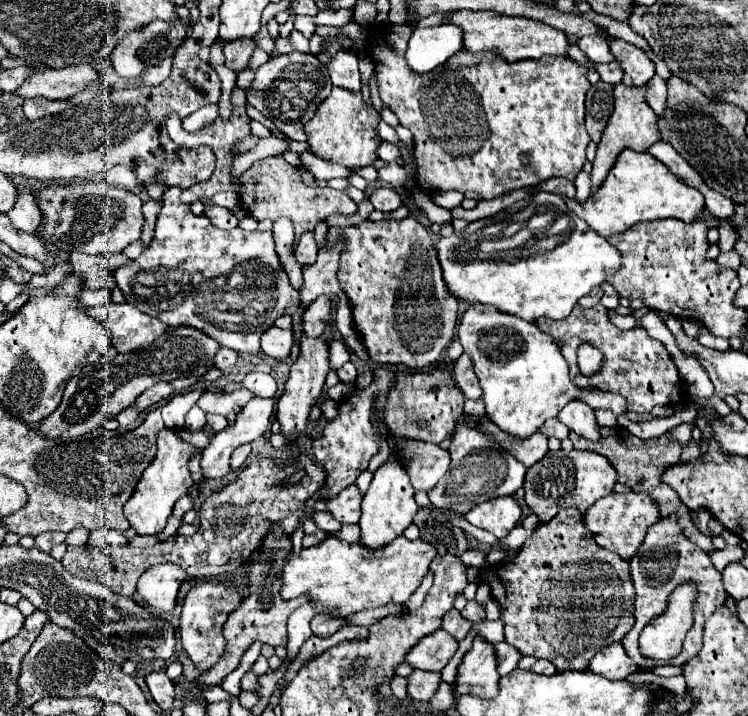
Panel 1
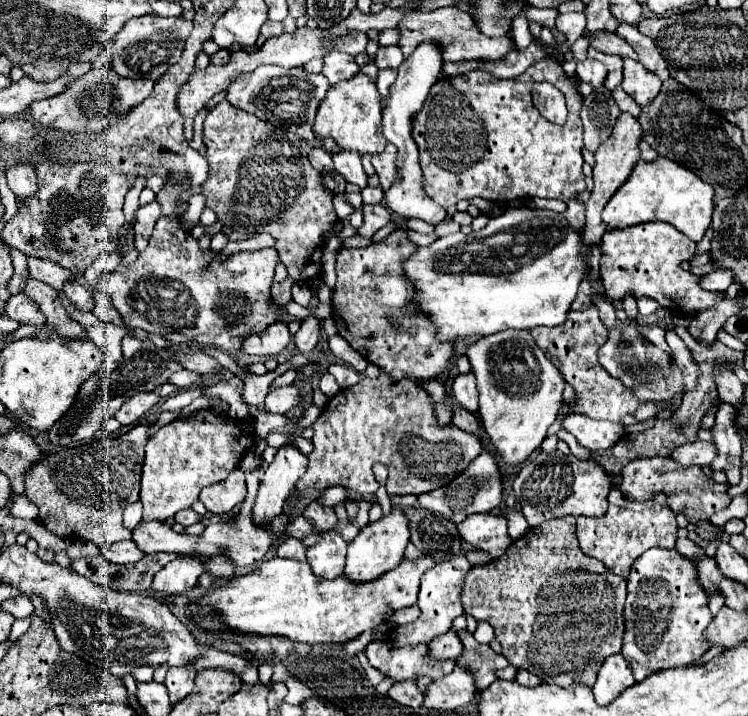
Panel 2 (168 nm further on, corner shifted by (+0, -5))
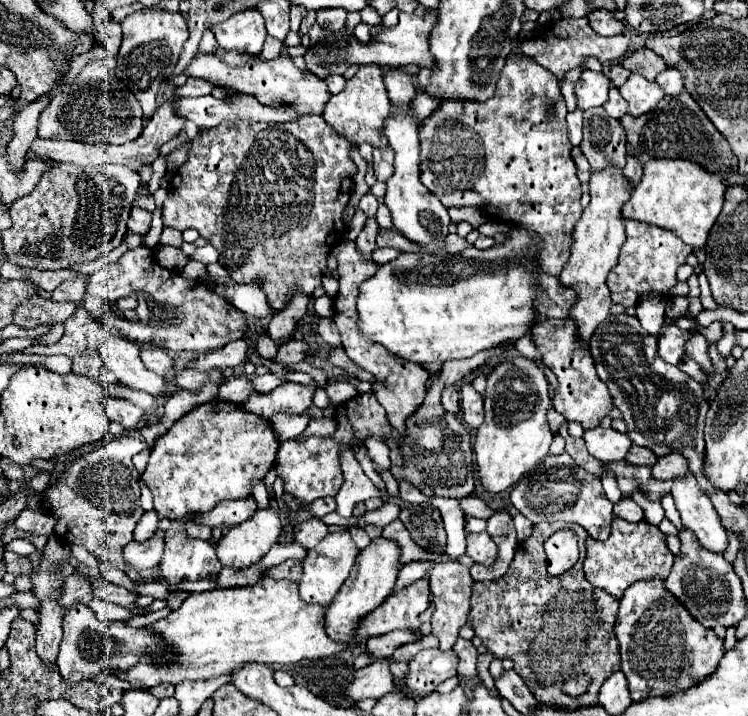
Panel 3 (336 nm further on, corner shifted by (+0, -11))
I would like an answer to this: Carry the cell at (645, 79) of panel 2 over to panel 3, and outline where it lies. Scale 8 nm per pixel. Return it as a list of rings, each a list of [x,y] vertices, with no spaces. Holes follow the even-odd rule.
[[[631,74],[629,80],[619,88],[619,92],[627,100],[627,114],[631,116],[647,114],[665,98],[665,92],[655,82],[649,82],[639,74]]]

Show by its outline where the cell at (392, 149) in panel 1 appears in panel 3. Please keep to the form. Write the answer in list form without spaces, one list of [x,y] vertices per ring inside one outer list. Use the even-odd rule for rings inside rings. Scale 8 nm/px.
[[[391,148],[385,150],[373,150],[373,164],[375,164],[375,176],[381,182],[387,182],[393,176],[393,156],[395,152]]]

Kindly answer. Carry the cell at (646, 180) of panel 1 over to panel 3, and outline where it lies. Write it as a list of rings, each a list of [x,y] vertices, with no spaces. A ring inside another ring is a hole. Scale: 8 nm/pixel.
[[[657,158],[643,164],[641,184],[633,190],[629,202],[623,206],[623,218],[669,228],[685,244],[701,248],[705,246],[709,230],[713,228],[723,208],[725,202],[723,196],[725,196],[723,176],[711,174],[707,168],[691,160]]]

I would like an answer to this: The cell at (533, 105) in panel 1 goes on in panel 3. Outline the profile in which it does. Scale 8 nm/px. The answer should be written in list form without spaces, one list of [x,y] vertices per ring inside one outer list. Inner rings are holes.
[[[511,54],[501,70],[501,78],[495,96],[483,104],[471,104],[469,100],[447,100],[431,118],[419,128],[421,140],[421,182],[433,192],[445,208],[451,206],[475,206],[487,212],[491,220],[521,224],[527,232],[539,236],[537,256],[543,272],[559,276],[569,260],[571,232],[581,218],[581,182],[577,178],[577,166],[571,158],[571,144],[567,140],[565,126],[565,100],[551,78],[551,72],[539,68],[539,64],[527,60],[527,56]]]

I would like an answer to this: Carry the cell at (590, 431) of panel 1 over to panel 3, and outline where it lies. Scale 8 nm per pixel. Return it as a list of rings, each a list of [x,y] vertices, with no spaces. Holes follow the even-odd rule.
[[[593,428],[585,430],[583,440],[591,456],[599,458],[601,462],[623,460],[631,448],[631,440],[627,434],[619,434],[613,428]]]

